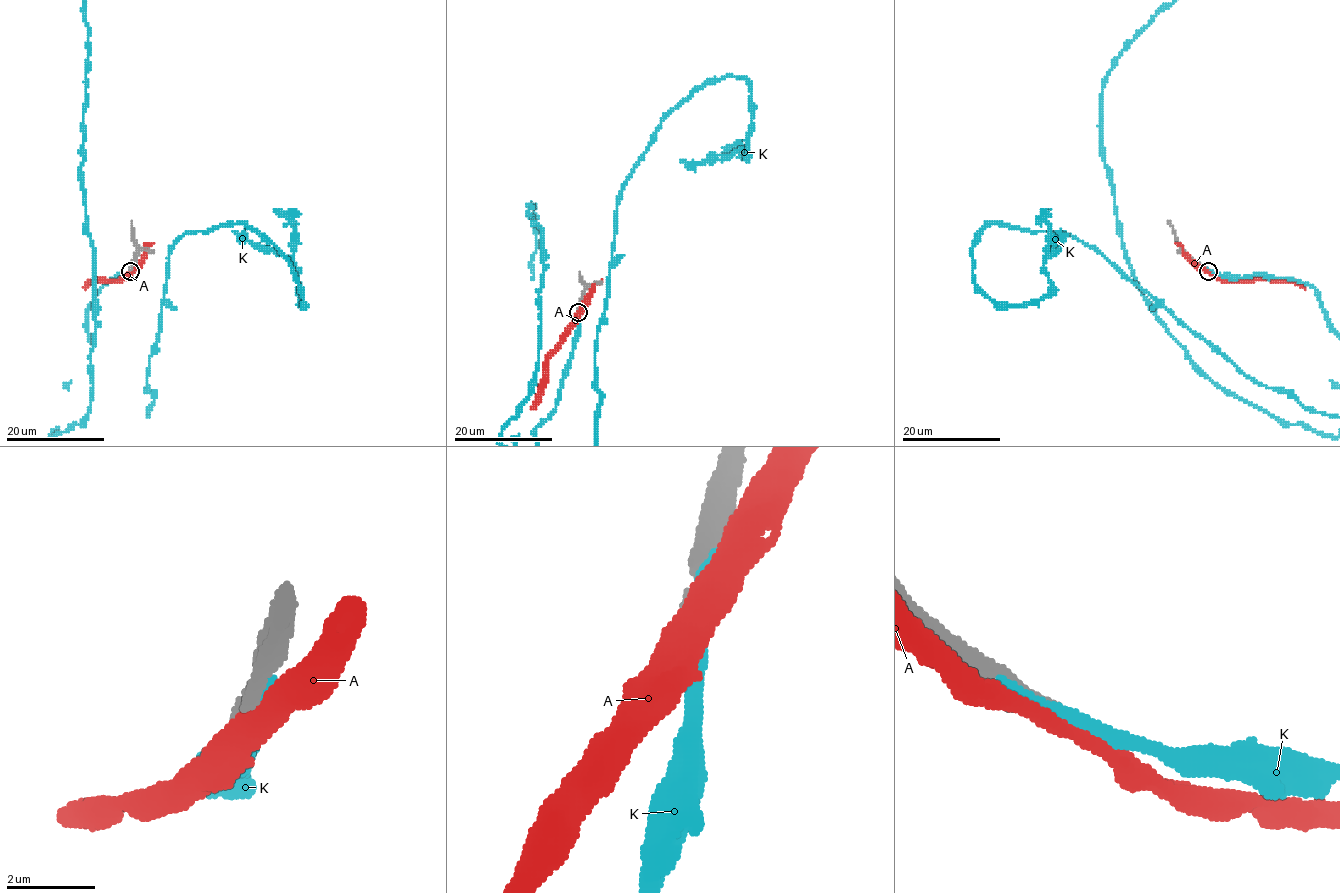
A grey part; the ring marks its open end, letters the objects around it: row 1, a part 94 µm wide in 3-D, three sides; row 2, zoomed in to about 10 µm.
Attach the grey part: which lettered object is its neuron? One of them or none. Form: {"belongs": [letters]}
{"belongs": []}

